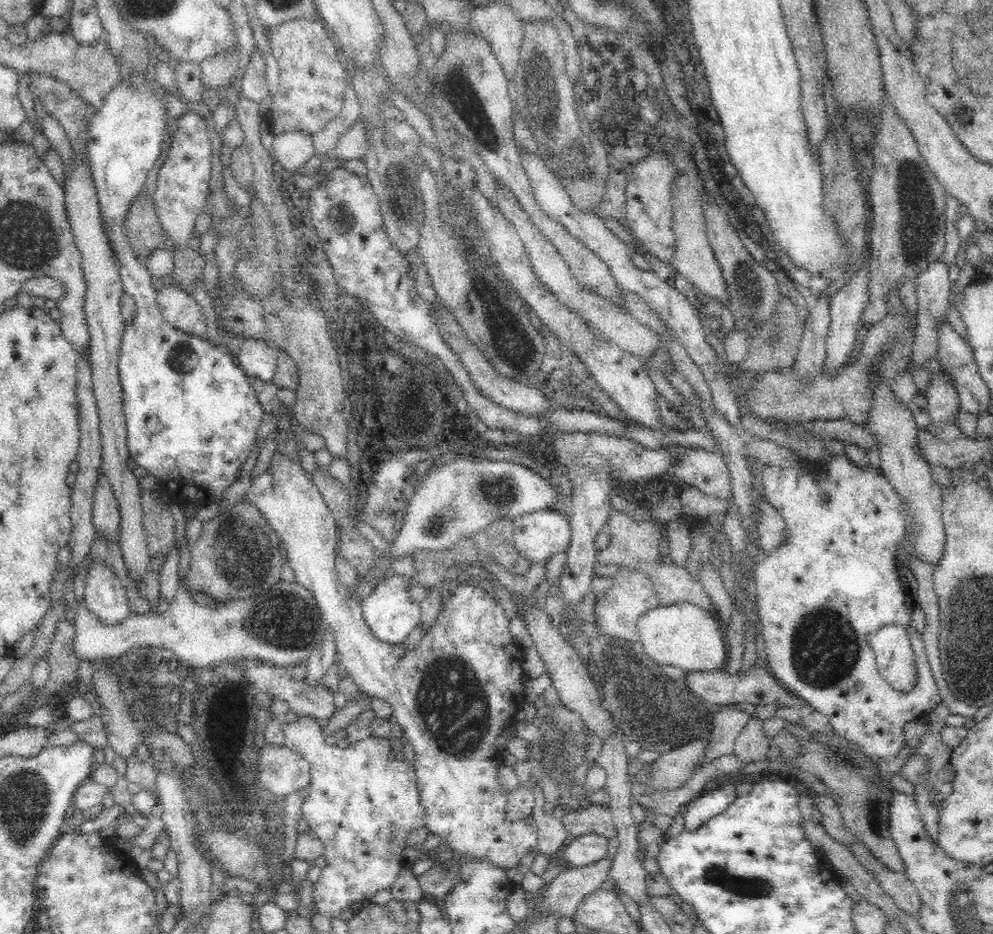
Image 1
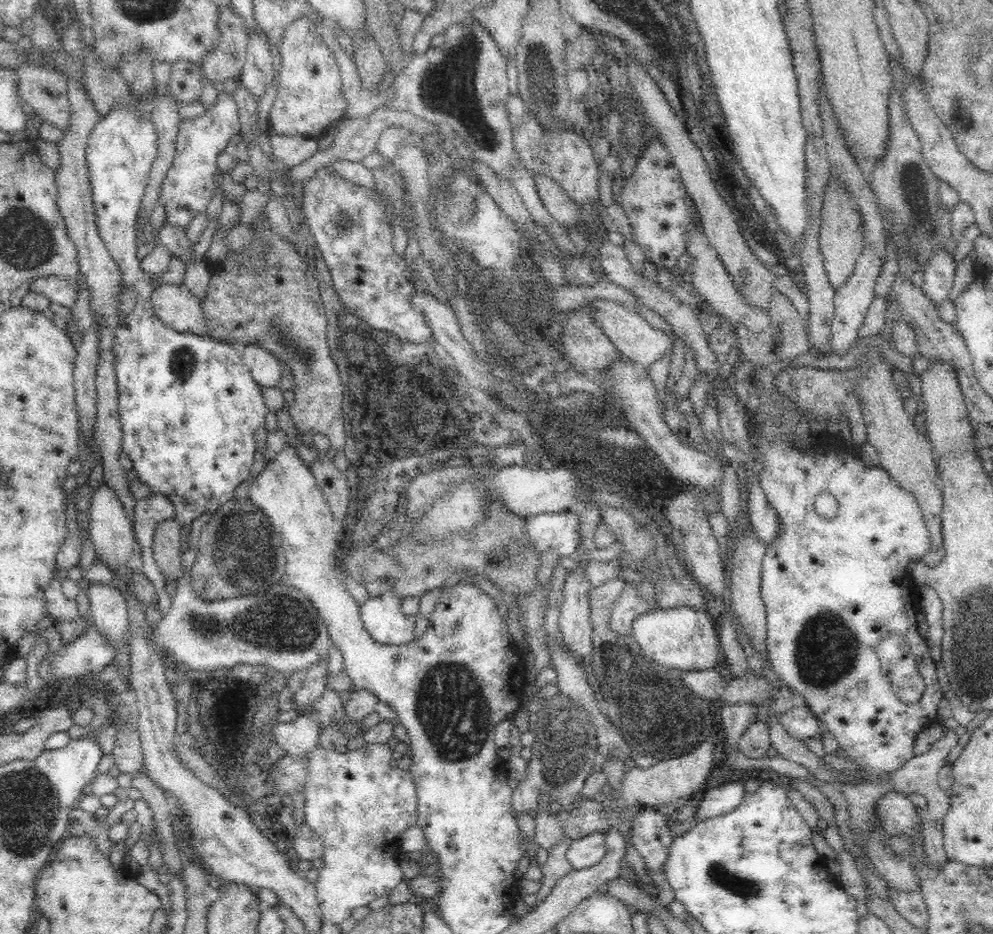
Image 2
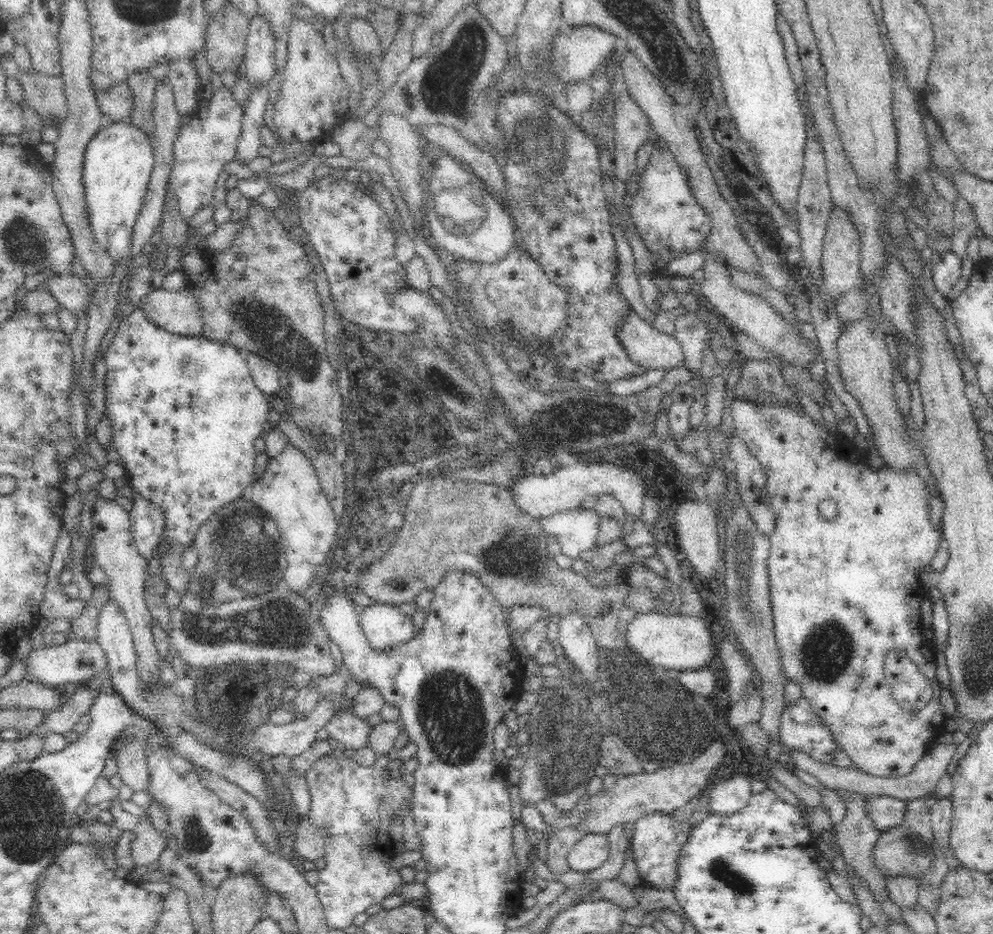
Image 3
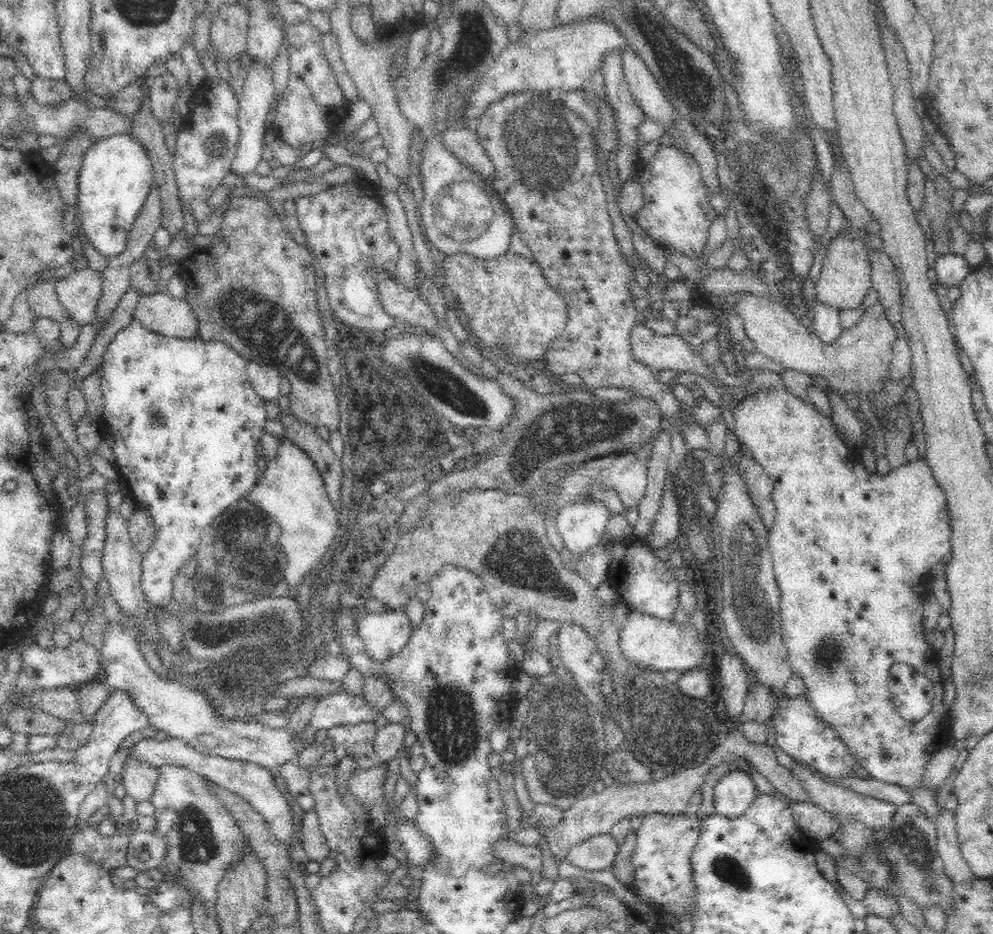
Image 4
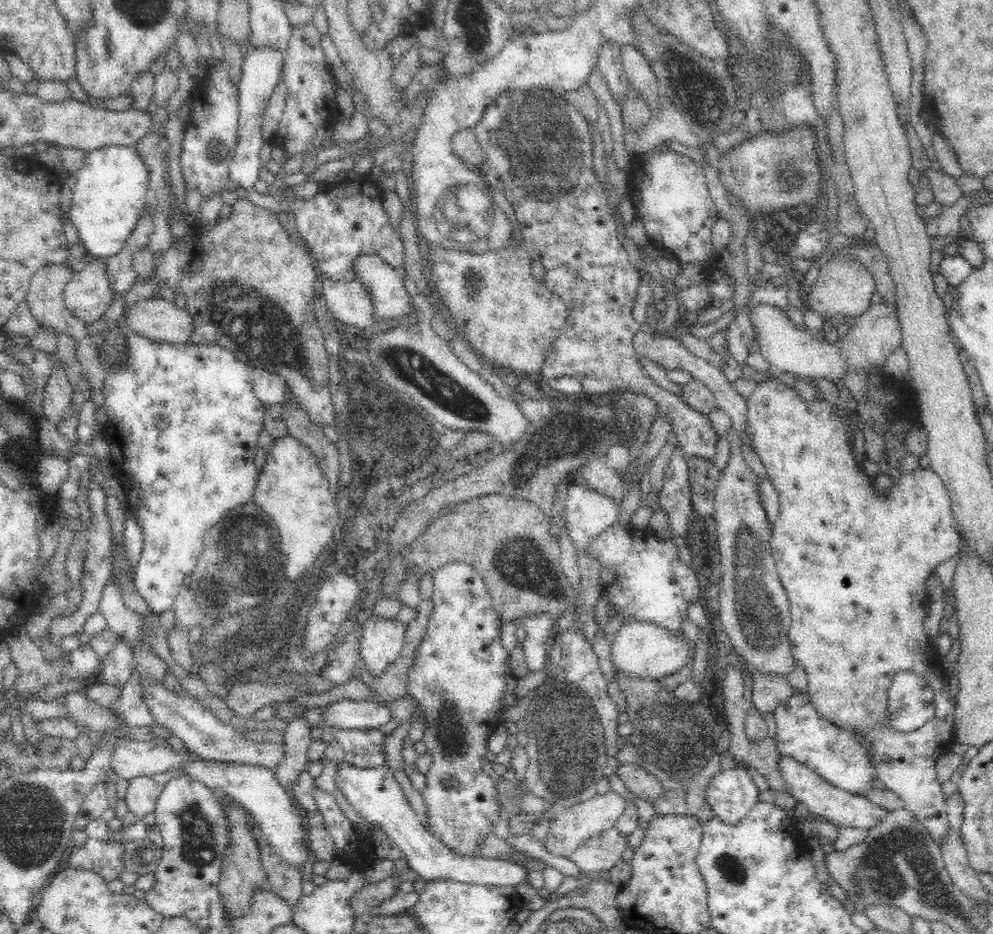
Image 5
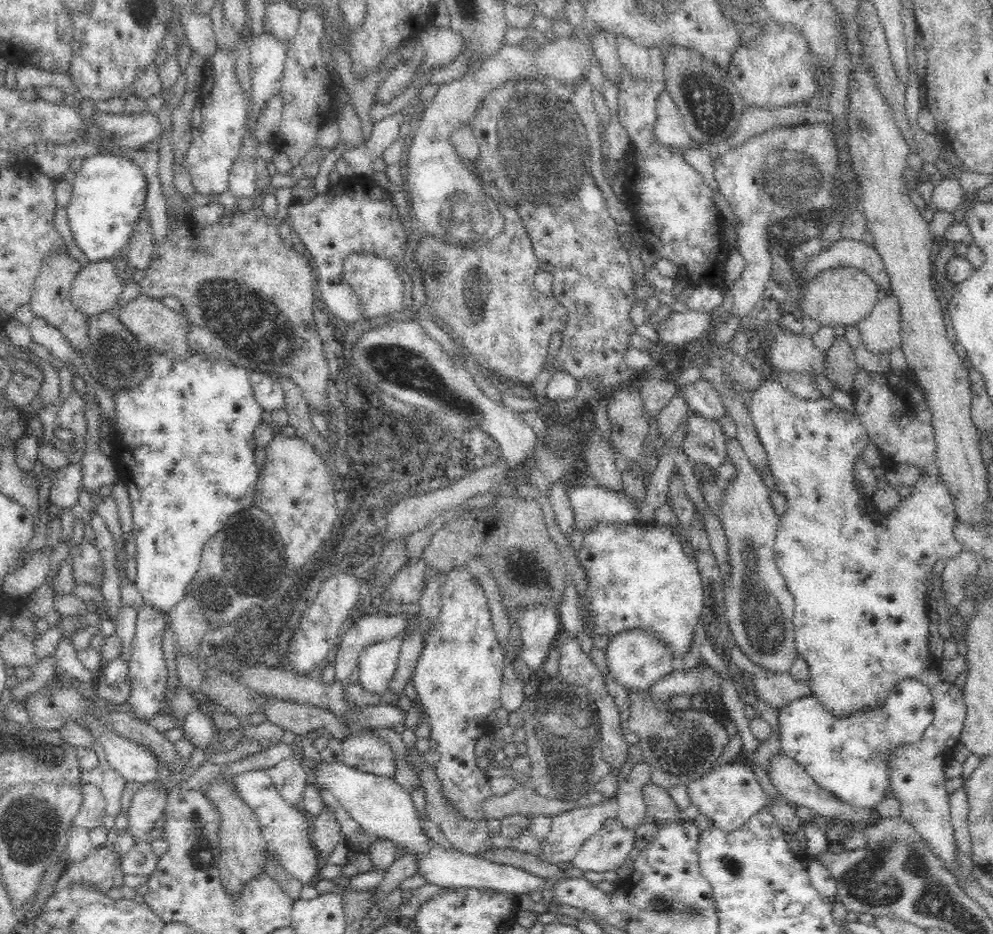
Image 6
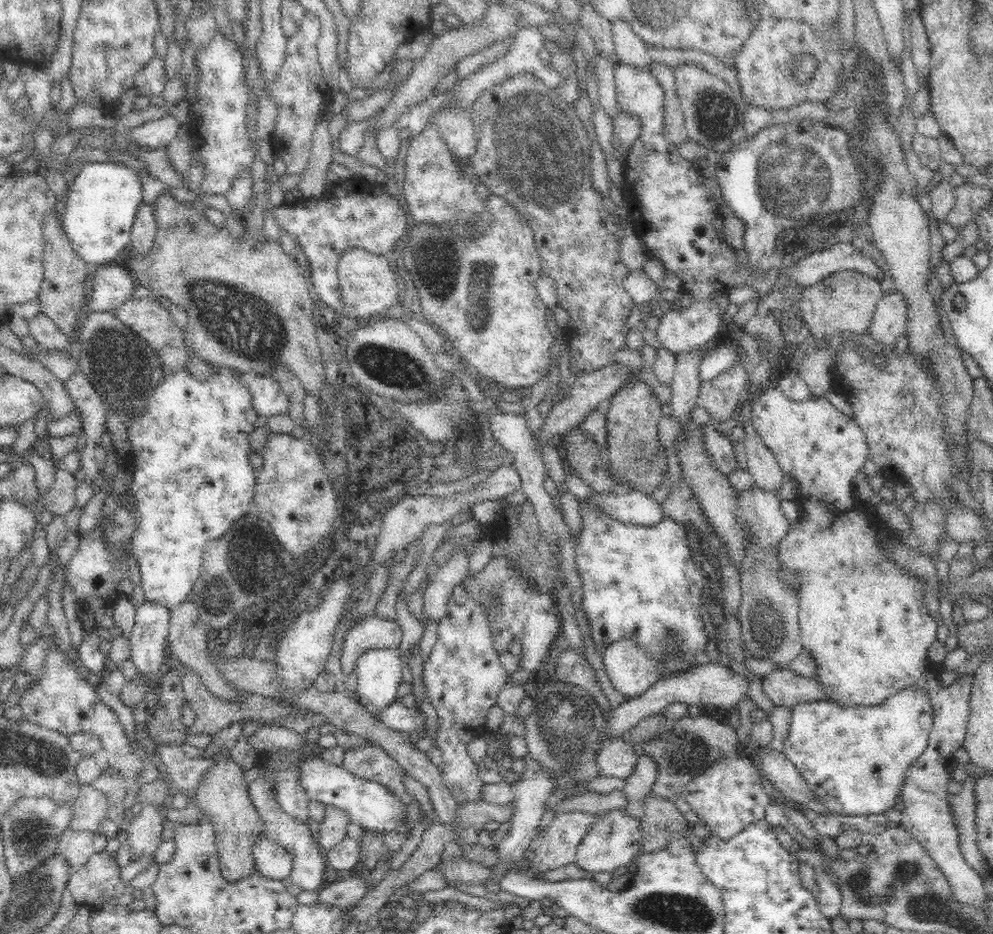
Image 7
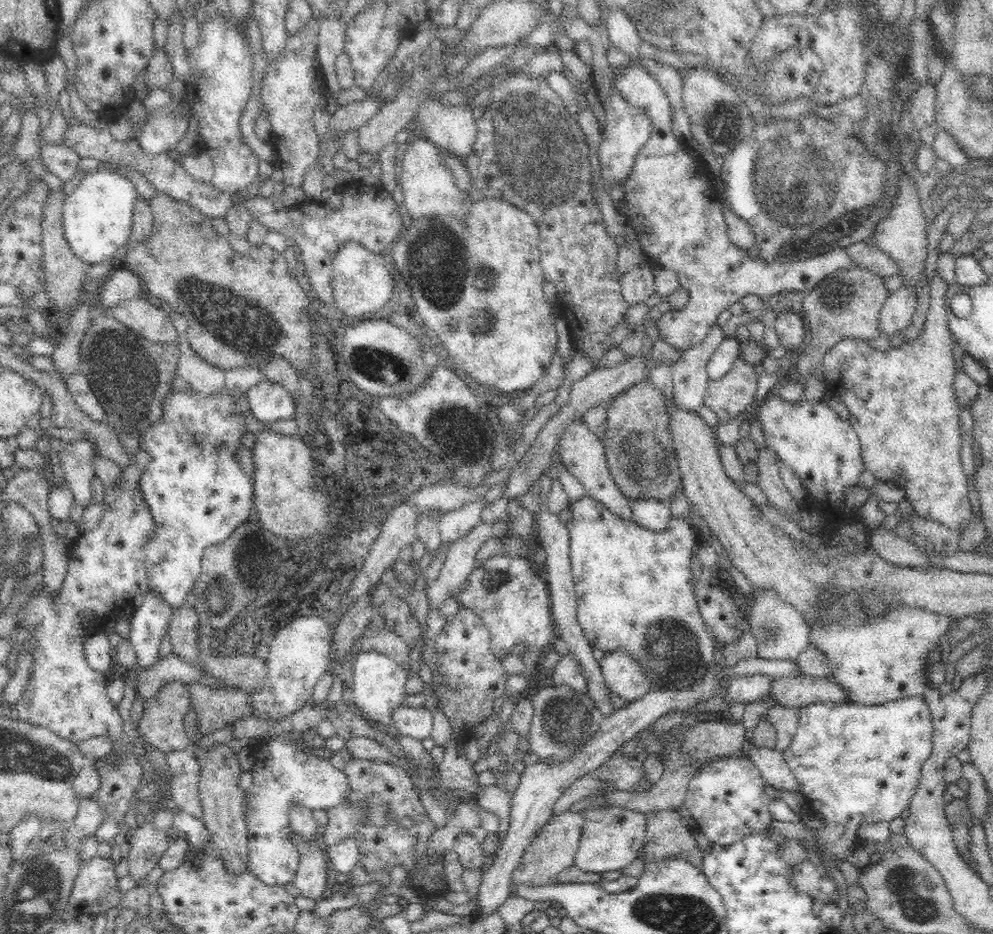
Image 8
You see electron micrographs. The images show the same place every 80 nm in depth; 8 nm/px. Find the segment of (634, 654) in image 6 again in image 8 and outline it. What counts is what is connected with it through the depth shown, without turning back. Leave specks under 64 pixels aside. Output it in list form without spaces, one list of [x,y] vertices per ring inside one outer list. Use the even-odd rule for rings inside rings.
[[[624,649],[606,653],[599,666],[611,694],[619,696],[626,703],[640,700],[652,688],[648,672]]]

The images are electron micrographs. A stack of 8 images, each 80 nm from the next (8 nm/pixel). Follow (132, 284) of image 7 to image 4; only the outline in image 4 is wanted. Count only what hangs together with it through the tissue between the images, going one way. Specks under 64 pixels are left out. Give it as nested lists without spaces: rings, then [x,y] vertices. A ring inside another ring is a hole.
[[[87,266],[60,279],[56,292],[62,307],[78,325],[92,324],[103,293],[103,272]]]

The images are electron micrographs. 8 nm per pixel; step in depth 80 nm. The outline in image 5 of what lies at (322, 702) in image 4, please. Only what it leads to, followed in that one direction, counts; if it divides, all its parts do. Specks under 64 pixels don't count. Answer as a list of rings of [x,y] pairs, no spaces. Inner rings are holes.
[[[340,700],[325,710],[325,724],[340,729],[379,729],[394,720],[387,703]]]

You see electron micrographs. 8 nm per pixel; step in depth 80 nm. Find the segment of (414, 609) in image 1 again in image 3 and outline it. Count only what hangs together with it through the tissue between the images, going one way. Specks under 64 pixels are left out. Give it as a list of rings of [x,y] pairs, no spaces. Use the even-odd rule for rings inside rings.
[[[374,603],[372,607],[359,610],[360,628],[366,637],[372,651],[381,653],[402,646],[408,642],[415,634],[414,623],[411,616],[404,614],[398,609],[388,604]]]

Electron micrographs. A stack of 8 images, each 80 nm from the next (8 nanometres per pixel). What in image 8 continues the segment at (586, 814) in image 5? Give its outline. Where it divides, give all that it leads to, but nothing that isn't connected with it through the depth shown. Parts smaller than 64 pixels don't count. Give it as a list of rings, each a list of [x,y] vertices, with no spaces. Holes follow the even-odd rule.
[[[576,811],[564,812],[553,815],[545,826],[540,828],[536,840],[532,840],[524,855],[521,857],[518,867],[511,877],[510,897],[520,897],[517,888],[526,886],[527,888],[544,888],[544,886],[558,886],[562,883],[558,881],[558,876],[572,868],[575,862],[575,855],[579,846],[583,819]]]

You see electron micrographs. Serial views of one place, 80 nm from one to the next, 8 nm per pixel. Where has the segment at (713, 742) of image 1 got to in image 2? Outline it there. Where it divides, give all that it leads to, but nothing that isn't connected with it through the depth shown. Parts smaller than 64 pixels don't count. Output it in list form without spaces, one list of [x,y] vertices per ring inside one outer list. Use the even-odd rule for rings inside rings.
[[[734,702],[723,704],[722,724],[726,735],[725,747],[735,750],[749,724],[758,721],[758,706],[755,702]]]

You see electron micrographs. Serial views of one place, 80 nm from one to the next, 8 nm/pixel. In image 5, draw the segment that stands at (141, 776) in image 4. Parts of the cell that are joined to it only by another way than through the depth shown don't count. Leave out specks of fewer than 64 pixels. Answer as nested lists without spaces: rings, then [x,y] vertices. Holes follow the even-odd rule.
[[[189,752],[188,758],[186,758],[186,763],[182,768],[174,768],[163,772],[162,774],[157,774],[149,777],[138,777],[130,781],[130,787],[126,795],[126,805],[132,812],[132,815],[136,817],[136,823],[144,823],[147,816],[154,813],[156,814],[156,806],[158,806],[158,800],[164,792],[168,781],[170,779],[175,779],[176,777],[181,777],[182,775],[188,775],[185,770],[187,769],[188,761],[197,761],[201,758],[199,754],[195,752]]]

